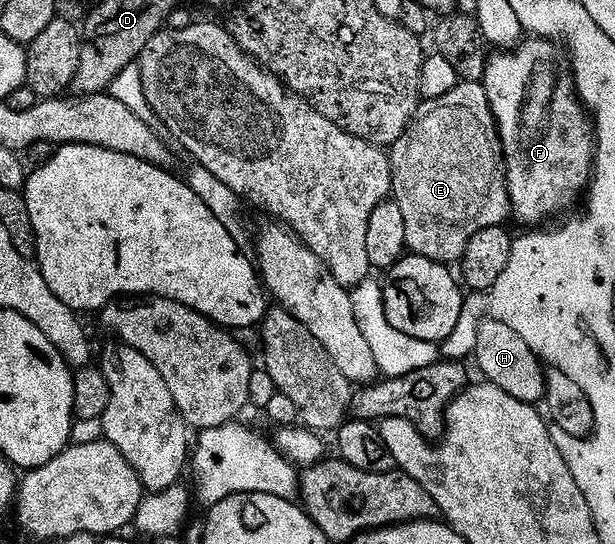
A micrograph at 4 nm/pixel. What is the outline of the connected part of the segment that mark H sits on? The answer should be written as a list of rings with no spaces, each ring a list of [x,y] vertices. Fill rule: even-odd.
[[[484,318],[475,332],[473,332],[473,352],[475,363],[486,382],[497,389],[505,389],[509,397],[517,397],[517,401],[538,404],[543,397],[543,381],[545,369],[539,356],[509,329],[509,325],[501,325],[501,321]]]

